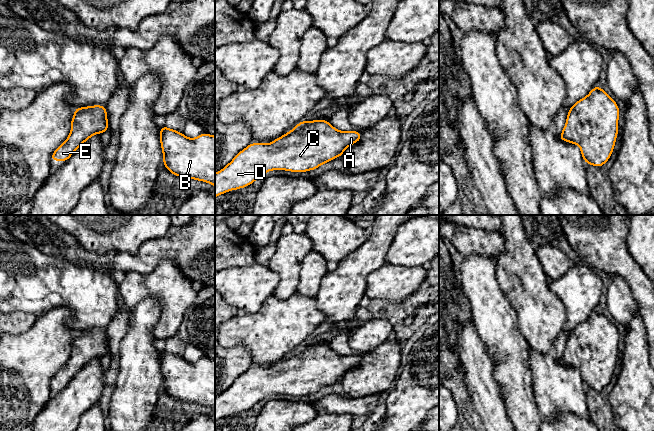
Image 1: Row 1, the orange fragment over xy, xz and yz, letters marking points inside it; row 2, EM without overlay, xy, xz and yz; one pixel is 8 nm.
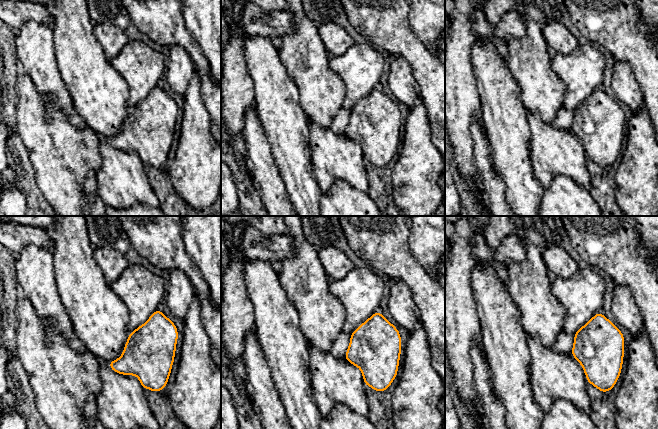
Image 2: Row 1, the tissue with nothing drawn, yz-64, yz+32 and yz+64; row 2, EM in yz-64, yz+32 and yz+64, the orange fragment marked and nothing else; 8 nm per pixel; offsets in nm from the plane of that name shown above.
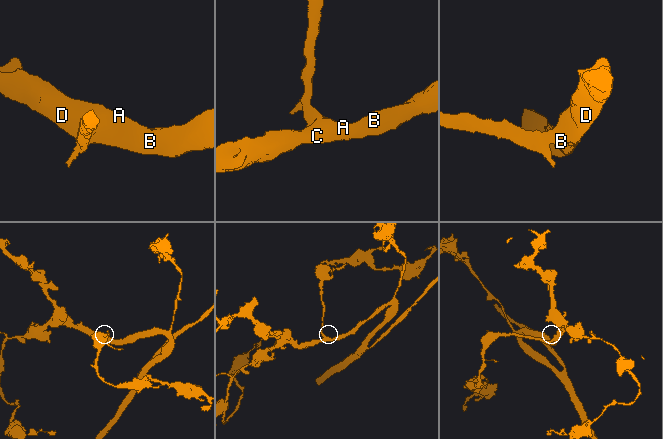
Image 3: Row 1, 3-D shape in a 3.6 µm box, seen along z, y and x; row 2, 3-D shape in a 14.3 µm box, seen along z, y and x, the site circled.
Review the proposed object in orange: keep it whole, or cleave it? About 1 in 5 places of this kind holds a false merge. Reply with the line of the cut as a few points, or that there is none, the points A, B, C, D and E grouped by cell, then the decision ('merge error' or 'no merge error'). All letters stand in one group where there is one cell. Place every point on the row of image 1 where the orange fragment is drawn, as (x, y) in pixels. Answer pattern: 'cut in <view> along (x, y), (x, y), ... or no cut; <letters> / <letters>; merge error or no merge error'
no cut; A B C D E; no merge error

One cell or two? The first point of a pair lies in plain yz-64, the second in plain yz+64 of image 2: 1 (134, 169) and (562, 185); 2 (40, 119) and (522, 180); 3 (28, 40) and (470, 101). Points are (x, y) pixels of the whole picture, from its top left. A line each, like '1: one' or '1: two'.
1: two
2: two
3: two

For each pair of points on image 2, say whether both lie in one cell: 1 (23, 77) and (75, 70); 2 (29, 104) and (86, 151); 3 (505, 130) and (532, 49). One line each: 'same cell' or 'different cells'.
1: different cells
2: same cell
3: different cells

